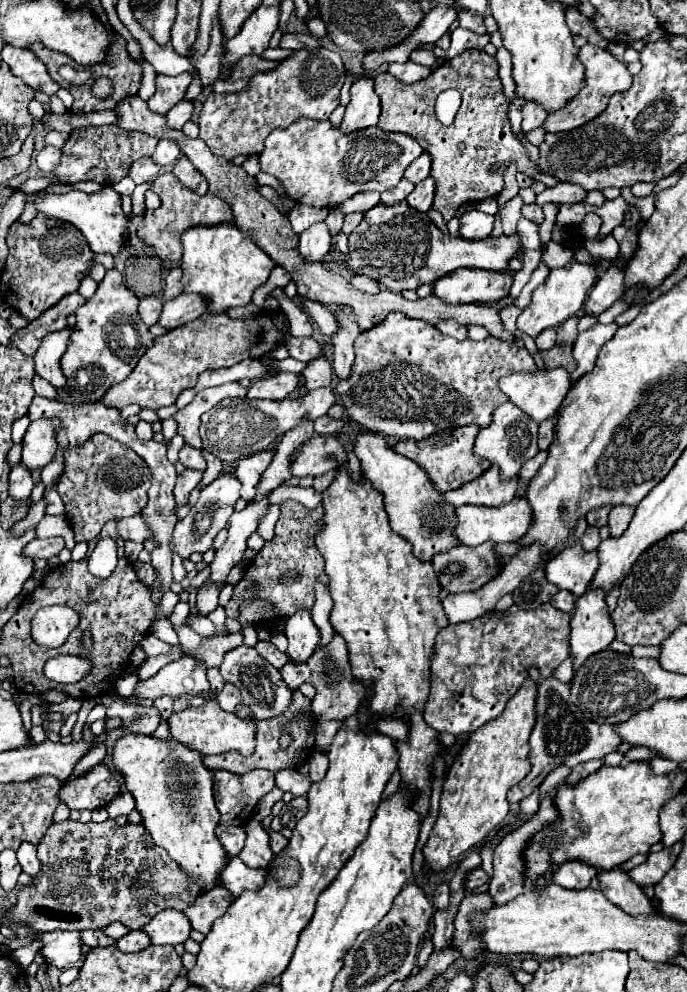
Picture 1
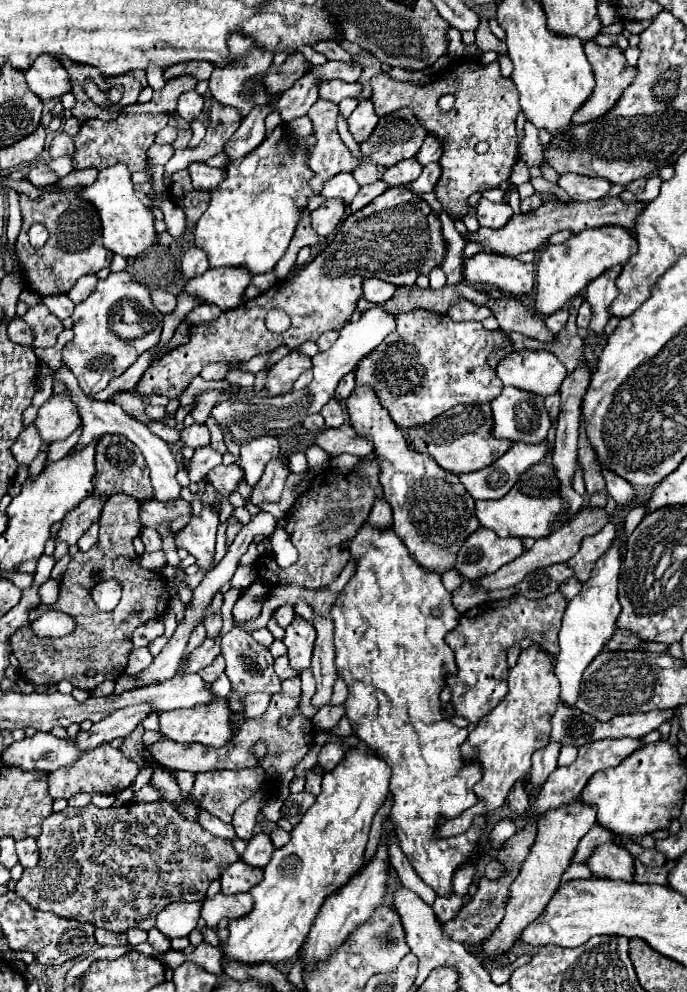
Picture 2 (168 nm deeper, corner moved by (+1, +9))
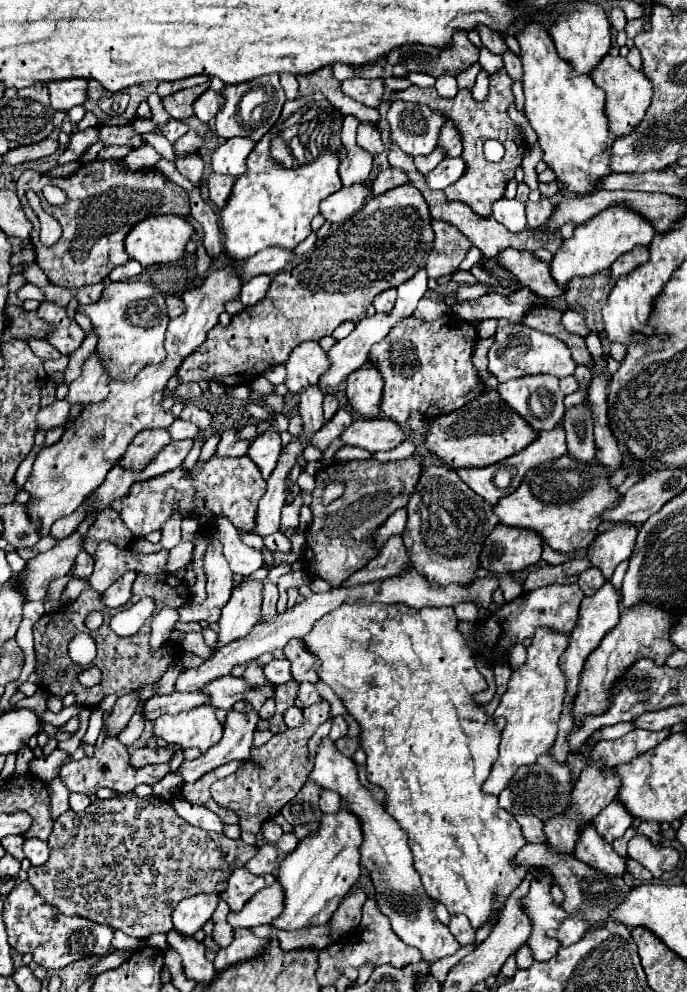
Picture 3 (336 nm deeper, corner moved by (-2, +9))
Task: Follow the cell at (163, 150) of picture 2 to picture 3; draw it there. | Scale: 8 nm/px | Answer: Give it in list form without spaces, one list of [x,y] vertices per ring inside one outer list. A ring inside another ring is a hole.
[[[189,131],[185,133],[183,137],[179,137],[175,143],[173,143],[173,149],[177,153],[183,153],[183,151],[199,151],[199,147],[203,145],[203,139],[195,133],[195,131]]]

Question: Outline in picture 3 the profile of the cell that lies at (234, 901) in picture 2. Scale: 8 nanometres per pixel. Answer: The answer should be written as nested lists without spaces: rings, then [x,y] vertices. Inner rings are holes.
[[[275,881],[271,887],[255,893],[241,911],[229,911],[227,923],[233,929],[257,927],[275,919],[281,911],[283,911],[283,889],[279,889],[279,883]]]

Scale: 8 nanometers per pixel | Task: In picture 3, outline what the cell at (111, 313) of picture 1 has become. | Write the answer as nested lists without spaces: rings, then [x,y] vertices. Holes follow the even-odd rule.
[[[111,281],[101,293],[101,299],[91,305],[79,305],[79,313],[87,315],[91,319],[93,331],[97,335],[97,355],[103,363],[105,371],[109,373],[109,379],[129,381],[133,379],[143,367],[161,363],[165,353],[165,331],[169,323],[165,297],[155,291],[153,287],[139,283],[139,281]],[[131,315],[153,315],[153,327],[149,325],[135,325],[129,317]]]

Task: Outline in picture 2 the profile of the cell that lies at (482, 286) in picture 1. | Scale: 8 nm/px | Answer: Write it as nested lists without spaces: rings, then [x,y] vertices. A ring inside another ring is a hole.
[[[482,251],[464,261],[464,281],[470,285],[496,285],[512,295],[530,293],[536,283],[532,263],[522,263],[516,257],[500,257],[498,253]]]

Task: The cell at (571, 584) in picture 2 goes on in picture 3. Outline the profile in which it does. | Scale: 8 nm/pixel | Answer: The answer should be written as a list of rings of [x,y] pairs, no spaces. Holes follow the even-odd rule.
[[[587,569],[587,571],[583,571],[581,575],[579,575],[579,581],[577,581],[577,585],[583,589],[583,593],[585,595],[591,595],[591,593],[595,593],[597,589],[599,589],[599,585],[603,585],[605,583],[605,579],[601,577],[601,573],[599,573],[599,569]]]

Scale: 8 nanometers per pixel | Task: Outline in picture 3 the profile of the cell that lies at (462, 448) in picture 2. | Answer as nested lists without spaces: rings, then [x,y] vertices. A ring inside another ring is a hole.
[[[485,391],[475,401],[463,405],[463,409],[431,419],[425,435],[425,447],[455,469],[489,467],[491,463],[523,451],[535,437],[537,433],[515,411],[511,411],[497,391]]]

